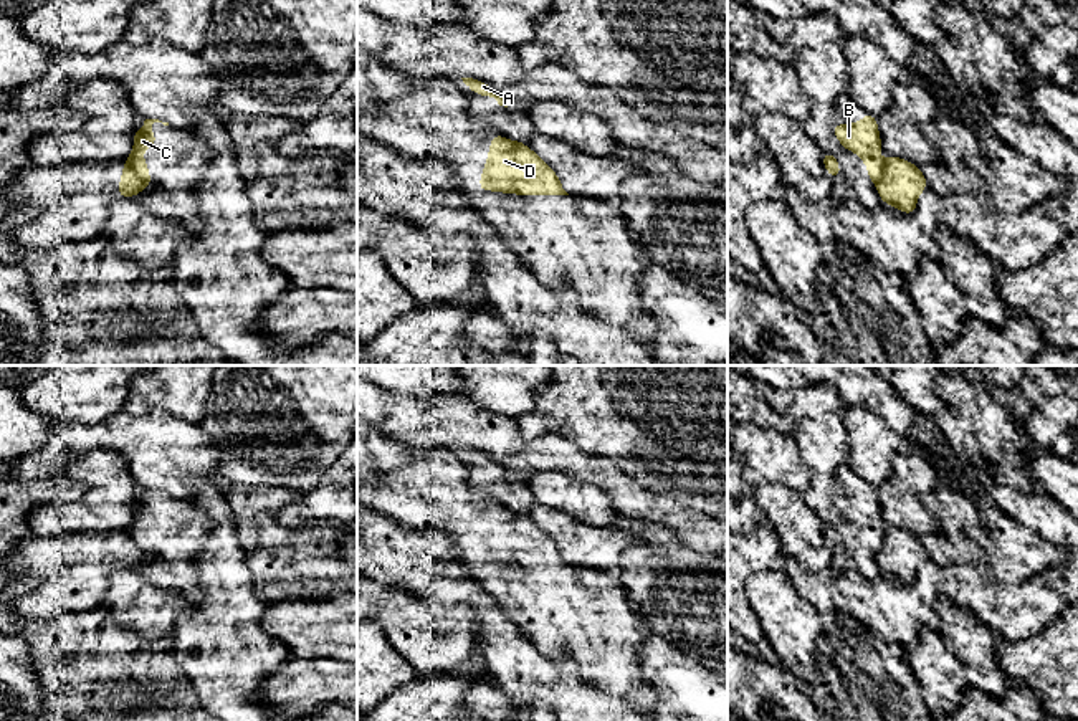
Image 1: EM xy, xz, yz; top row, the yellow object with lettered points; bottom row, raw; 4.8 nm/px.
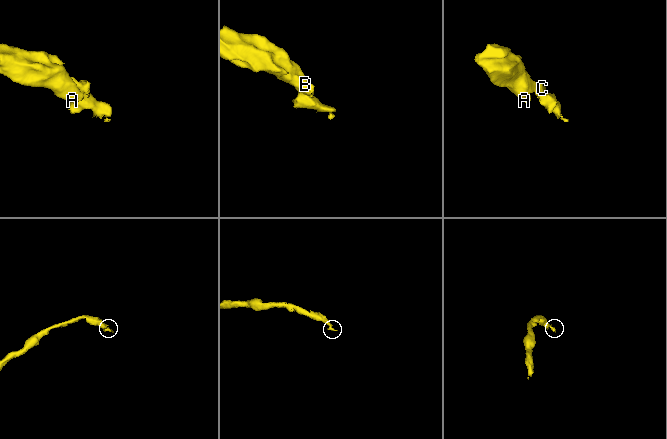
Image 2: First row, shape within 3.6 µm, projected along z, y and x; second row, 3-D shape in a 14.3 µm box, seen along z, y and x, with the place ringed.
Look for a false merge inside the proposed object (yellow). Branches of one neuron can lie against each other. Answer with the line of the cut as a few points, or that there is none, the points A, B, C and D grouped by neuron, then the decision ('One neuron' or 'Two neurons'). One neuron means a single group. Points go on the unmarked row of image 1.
Split along yz (887, 530), (882, 546), (875, 553). Groups: A B C / D. Two neurons

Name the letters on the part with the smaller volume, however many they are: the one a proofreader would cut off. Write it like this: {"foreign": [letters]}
{"foreign": ["D"]}

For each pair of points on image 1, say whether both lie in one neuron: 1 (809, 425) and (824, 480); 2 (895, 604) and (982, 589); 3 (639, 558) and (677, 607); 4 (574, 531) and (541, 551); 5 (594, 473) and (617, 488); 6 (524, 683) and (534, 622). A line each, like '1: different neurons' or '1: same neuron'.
1: same neuron
2: same neuron
3: same neuron
4: different neurons
5: same neuron
6: different neurons

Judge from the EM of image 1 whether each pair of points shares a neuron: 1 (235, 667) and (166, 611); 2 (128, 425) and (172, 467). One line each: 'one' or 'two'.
1: two
2: one

